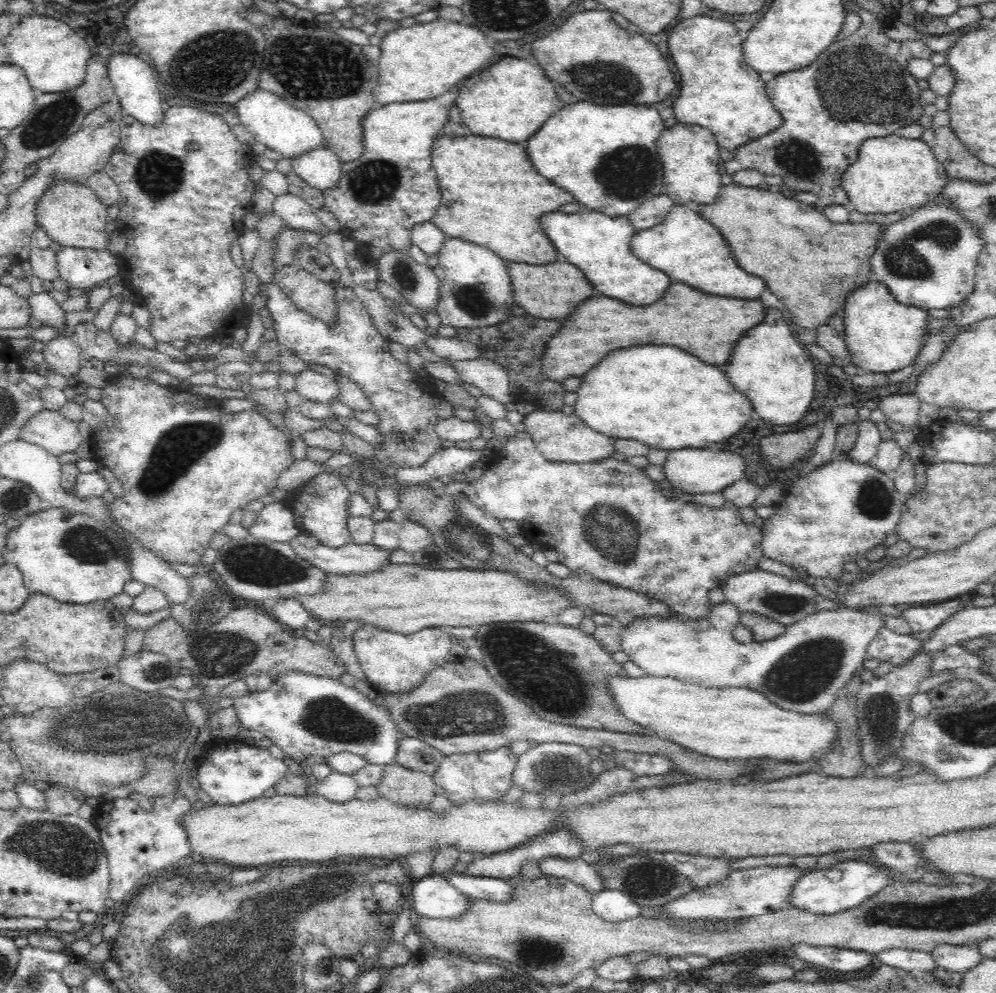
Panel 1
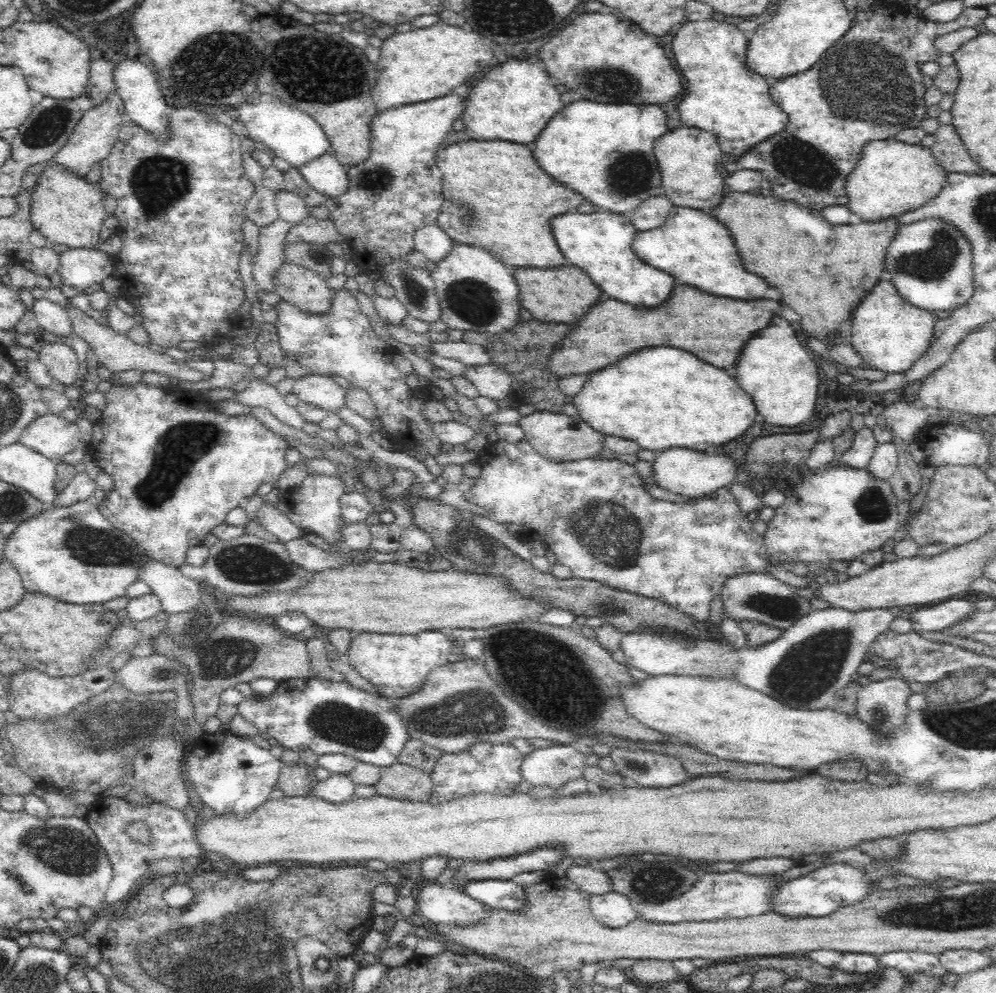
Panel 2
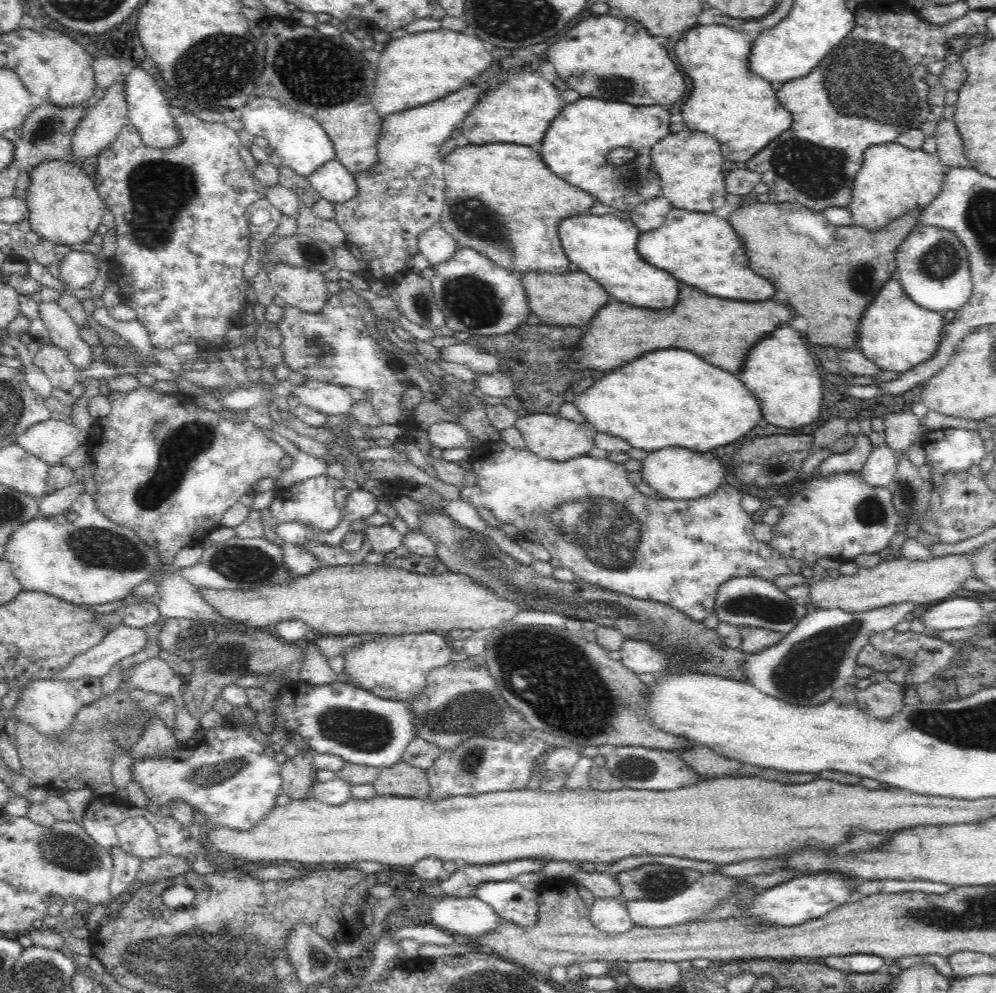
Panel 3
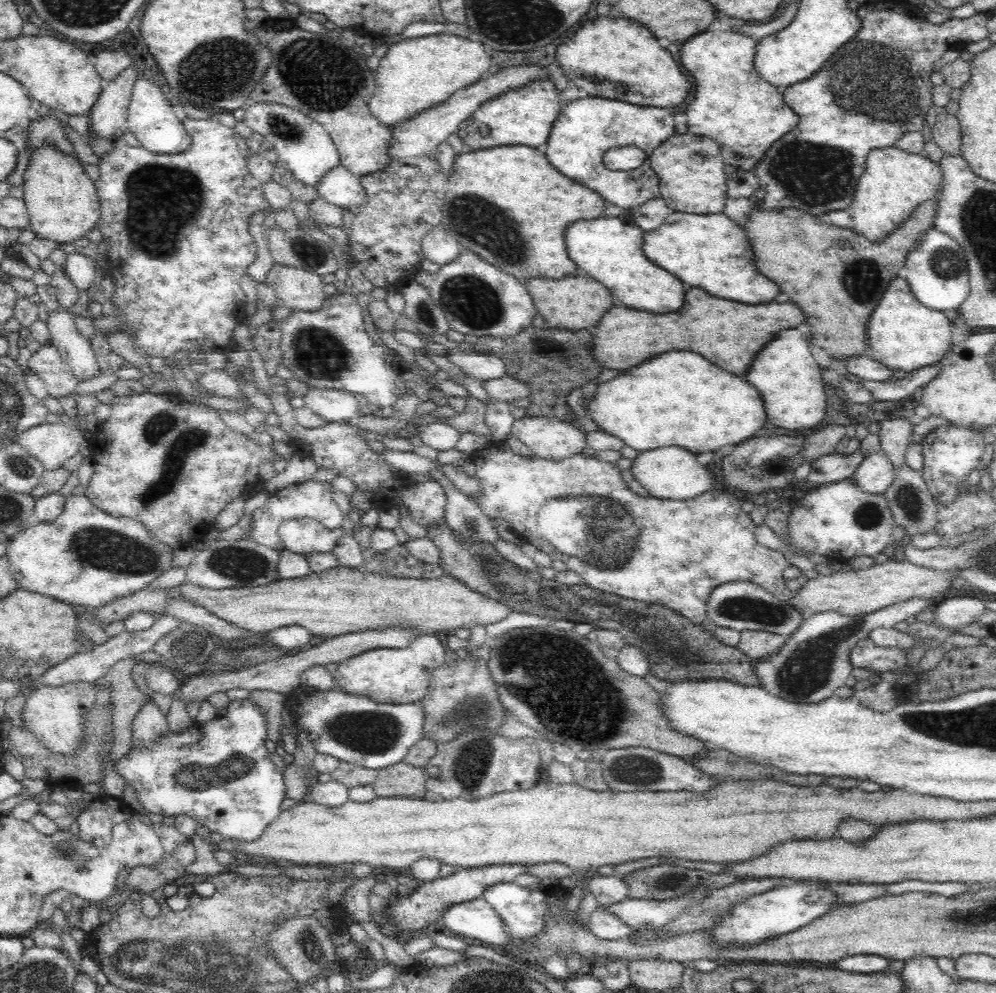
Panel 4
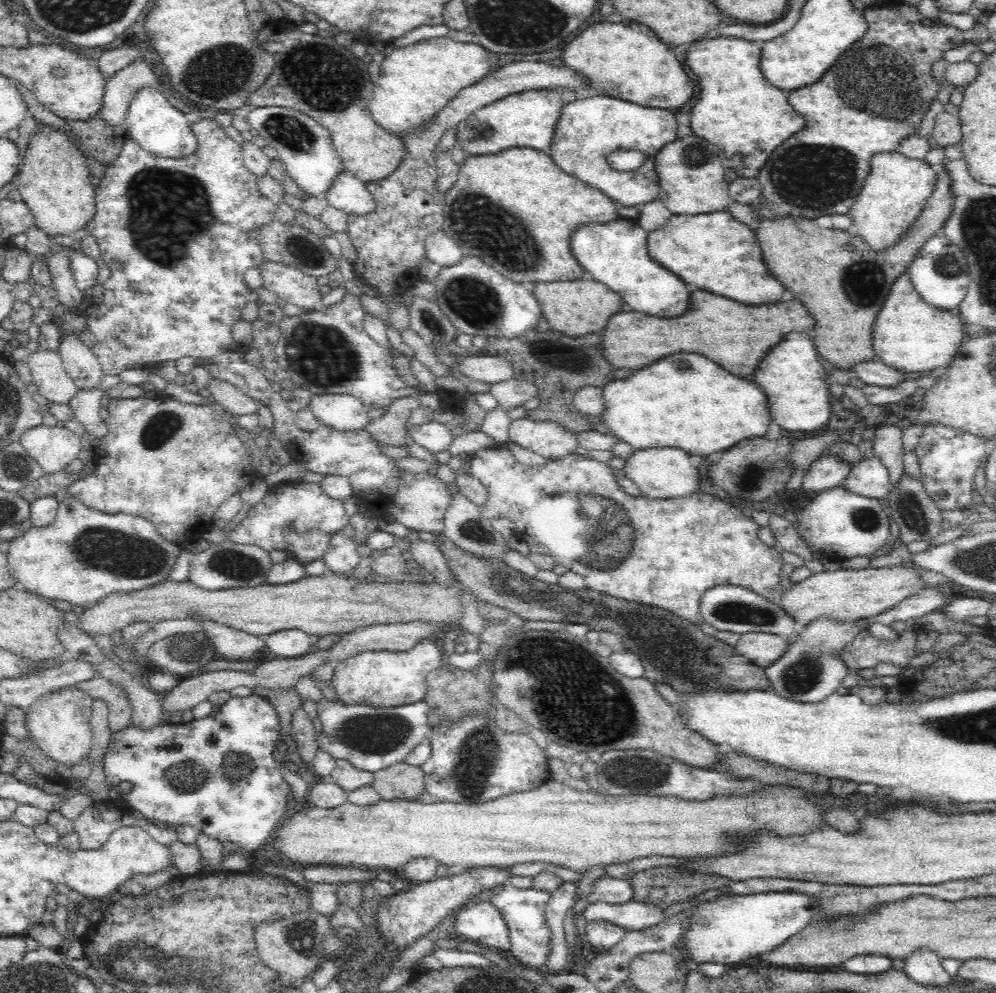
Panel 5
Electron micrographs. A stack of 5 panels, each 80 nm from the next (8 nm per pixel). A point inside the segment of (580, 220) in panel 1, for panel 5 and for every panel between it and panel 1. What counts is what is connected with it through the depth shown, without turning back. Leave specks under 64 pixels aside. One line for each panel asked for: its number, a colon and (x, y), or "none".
2: (600, 243)
3: (604, 247)
4: (608, 249)
5: (615, 254)

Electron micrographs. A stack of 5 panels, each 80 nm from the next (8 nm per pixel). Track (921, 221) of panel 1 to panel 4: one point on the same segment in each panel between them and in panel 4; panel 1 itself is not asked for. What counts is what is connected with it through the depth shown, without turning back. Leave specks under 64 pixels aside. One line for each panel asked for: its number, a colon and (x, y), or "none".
2: (930, 263)
3: (932, 265)
4: (936, 270)

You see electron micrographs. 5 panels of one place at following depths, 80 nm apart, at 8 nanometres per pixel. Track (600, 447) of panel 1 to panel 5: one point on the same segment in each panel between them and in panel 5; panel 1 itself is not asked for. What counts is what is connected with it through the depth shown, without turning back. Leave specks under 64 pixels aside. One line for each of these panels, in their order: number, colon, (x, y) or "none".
2: (559, 437)
3: (552, 437)
4: (548, 437)
5: (550, 439)

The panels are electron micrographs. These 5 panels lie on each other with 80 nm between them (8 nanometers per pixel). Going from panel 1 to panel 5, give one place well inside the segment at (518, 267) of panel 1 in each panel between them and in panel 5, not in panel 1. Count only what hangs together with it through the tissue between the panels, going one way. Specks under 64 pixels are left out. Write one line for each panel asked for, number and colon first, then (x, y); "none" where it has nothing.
2: (563, 294)
3: (572, 298)
4: (578, 302)
5: (577, 307)

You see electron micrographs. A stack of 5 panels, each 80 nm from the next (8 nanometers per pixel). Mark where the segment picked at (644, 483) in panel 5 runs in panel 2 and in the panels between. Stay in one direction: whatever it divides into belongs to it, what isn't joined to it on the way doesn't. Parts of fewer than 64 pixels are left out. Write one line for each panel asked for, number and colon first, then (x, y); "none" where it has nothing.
2: (685, 471)
3: (676, 473)
4: (671, 472)

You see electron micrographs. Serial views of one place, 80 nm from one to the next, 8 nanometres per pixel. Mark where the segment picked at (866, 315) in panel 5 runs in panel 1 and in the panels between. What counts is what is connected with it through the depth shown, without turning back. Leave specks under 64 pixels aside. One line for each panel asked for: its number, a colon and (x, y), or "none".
1: (792, 246)
2: (821, 269)
3: (834, 271)
4: (837, 276)

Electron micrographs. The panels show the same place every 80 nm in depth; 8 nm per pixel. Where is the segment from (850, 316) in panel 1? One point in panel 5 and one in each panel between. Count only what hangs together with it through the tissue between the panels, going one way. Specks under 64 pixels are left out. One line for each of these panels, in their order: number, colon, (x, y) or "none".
2: (889, 334)
3: (895, 333)
4: (902, 334)
5: (910, 335)

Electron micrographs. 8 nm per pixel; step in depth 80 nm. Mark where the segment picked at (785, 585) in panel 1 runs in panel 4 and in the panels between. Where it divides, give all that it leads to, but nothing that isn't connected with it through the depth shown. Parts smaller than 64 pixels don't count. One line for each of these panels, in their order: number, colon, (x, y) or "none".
2: (759, 596)
3: (746, 600)
4: (742, 605)

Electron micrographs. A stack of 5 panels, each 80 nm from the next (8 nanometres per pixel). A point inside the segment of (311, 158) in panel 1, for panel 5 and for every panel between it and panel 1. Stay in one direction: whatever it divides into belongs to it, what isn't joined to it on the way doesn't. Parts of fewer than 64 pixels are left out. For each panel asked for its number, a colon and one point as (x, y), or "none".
2: (325, 174)
3: (332, 181)
4: (338, 186)
5: (346, 192)

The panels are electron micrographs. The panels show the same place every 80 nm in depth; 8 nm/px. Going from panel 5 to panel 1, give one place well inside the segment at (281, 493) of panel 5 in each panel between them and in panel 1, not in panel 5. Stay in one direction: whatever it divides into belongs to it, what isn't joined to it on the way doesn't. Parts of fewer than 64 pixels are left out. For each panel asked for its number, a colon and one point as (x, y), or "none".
1: (325, 516)
2: (314, 506)
3: (311, 502)
4: (313, 499)

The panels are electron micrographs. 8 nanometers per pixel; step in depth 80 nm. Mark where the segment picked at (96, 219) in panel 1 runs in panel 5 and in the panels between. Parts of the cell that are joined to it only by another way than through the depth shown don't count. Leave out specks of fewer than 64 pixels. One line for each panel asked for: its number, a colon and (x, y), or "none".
2: (67, 210)
3: (64, 206)
4: (62, 202)
5: (55, 184)

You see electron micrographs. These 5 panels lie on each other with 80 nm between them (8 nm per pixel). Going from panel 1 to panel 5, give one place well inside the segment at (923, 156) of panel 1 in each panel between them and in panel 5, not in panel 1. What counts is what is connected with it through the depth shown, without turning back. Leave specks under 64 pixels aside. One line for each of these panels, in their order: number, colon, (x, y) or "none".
2: (892, 177)
3: (893, 180)
4: (894, 182)
5: (895, 192)

